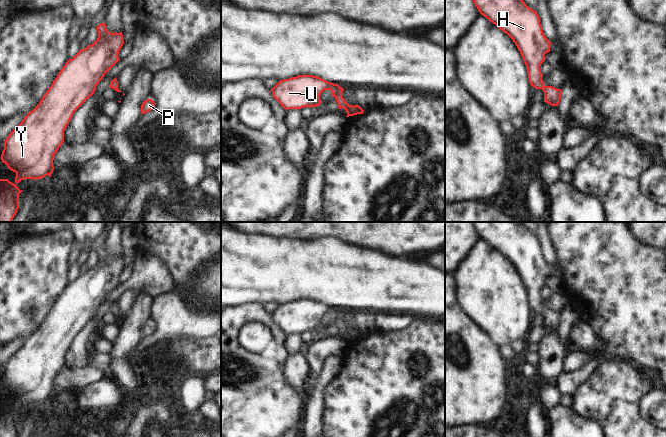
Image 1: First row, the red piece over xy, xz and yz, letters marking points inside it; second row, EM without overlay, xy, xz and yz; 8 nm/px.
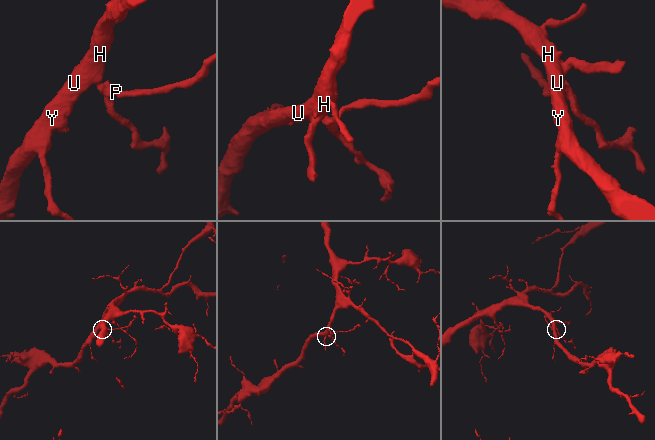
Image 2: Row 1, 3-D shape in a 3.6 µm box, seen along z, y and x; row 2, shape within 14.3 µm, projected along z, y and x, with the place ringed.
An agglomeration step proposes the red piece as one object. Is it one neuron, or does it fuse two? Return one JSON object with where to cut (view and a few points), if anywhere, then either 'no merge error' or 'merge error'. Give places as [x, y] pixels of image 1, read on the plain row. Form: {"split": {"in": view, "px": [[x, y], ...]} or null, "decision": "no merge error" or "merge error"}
{"split": null, "decision": "no merge error"}

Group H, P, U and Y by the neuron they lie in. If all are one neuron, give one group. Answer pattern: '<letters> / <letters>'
H P U Y

